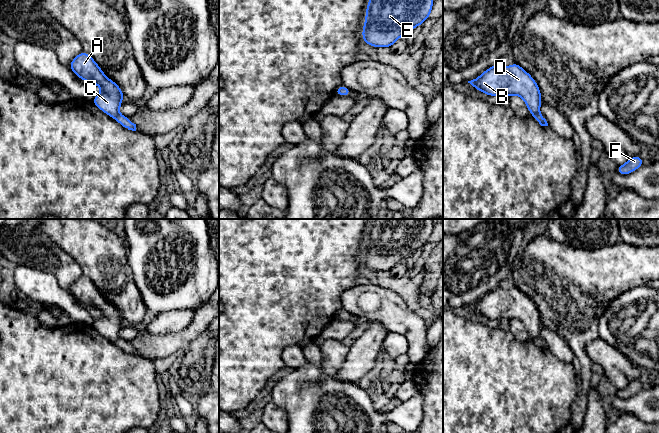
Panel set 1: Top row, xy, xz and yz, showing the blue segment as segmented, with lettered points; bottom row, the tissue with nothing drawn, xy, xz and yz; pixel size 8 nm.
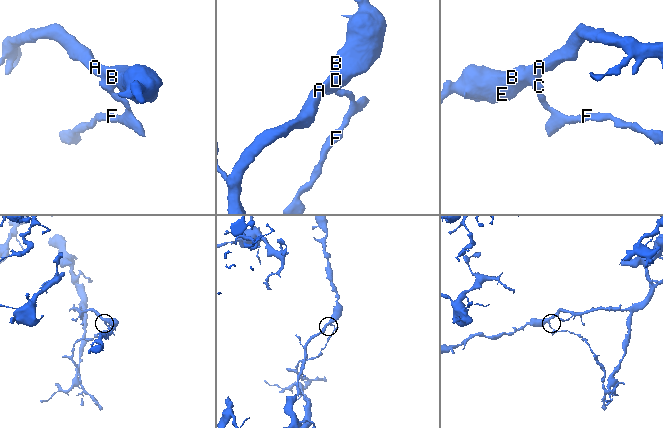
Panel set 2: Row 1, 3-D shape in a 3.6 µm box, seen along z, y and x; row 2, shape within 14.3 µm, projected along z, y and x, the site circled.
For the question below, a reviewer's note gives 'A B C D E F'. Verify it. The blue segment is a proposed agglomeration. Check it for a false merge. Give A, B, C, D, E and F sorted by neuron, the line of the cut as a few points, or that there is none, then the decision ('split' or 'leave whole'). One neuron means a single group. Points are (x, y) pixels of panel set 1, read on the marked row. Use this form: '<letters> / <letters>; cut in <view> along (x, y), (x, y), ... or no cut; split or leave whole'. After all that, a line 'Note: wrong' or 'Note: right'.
A B C D E / F; cut in yz along (539, 113), (534, 117); split
Note: wrong

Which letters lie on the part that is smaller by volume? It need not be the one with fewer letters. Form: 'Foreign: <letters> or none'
Foreign: F

